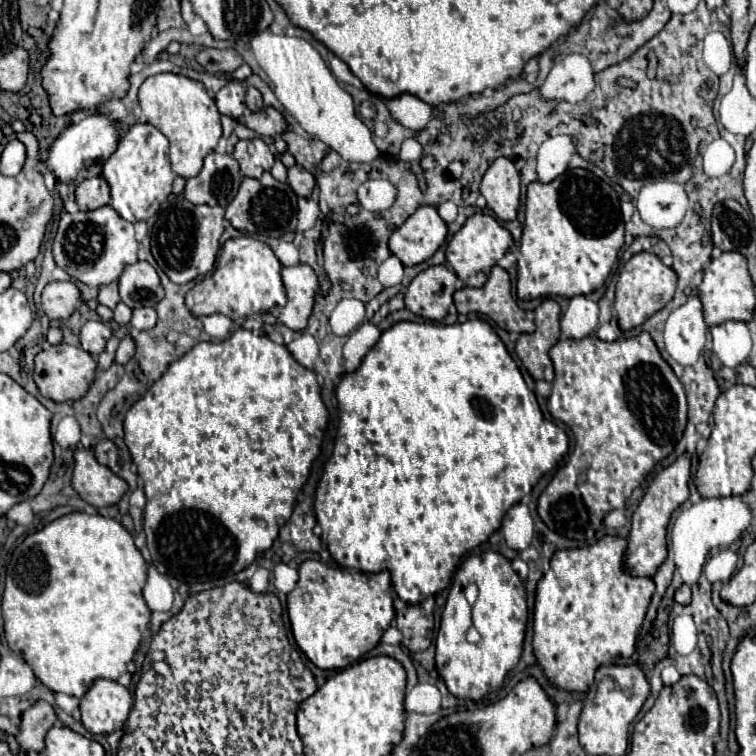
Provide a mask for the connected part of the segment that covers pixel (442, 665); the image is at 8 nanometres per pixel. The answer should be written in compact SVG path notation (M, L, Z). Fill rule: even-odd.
M485 551L481 555L469 555L457 569L449 597L441 615L441 627L437 633L437 669L447 689L455 697L481 699L491 689L497 689L505 675L519 663L523 651L523 639L527 629L527 593L521 577L511 567L511 561L497 551ZM469 583L479 585L479 597L472 607L465 601L463 587ZM493 603L493 605L491 605ZM467 609L469 623L479 631L483 639L479 647L467 643Z

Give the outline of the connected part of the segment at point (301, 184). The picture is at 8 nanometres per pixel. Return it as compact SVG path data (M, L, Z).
M293 165L289 169L289 185L293 187L293 191L301 197L309 197L313 187L315 187L315 175L311 171L307 171L301 165Z

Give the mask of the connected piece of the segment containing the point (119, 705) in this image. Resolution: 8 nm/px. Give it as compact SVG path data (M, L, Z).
M95 679L81 697L81 723L89 733L113 733L123 729L133 707L127 687L111 679Z

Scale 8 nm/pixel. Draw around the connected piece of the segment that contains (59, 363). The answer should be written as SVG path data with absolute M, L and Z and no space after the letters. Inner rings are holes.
M59 343L59 345L49 345L35 357L35 369L33 369L33 381L39 387L41 395L51 399L51 401L79 401L85 397L89 391L93 379L95 379L95 369L97 361L83 349Z

